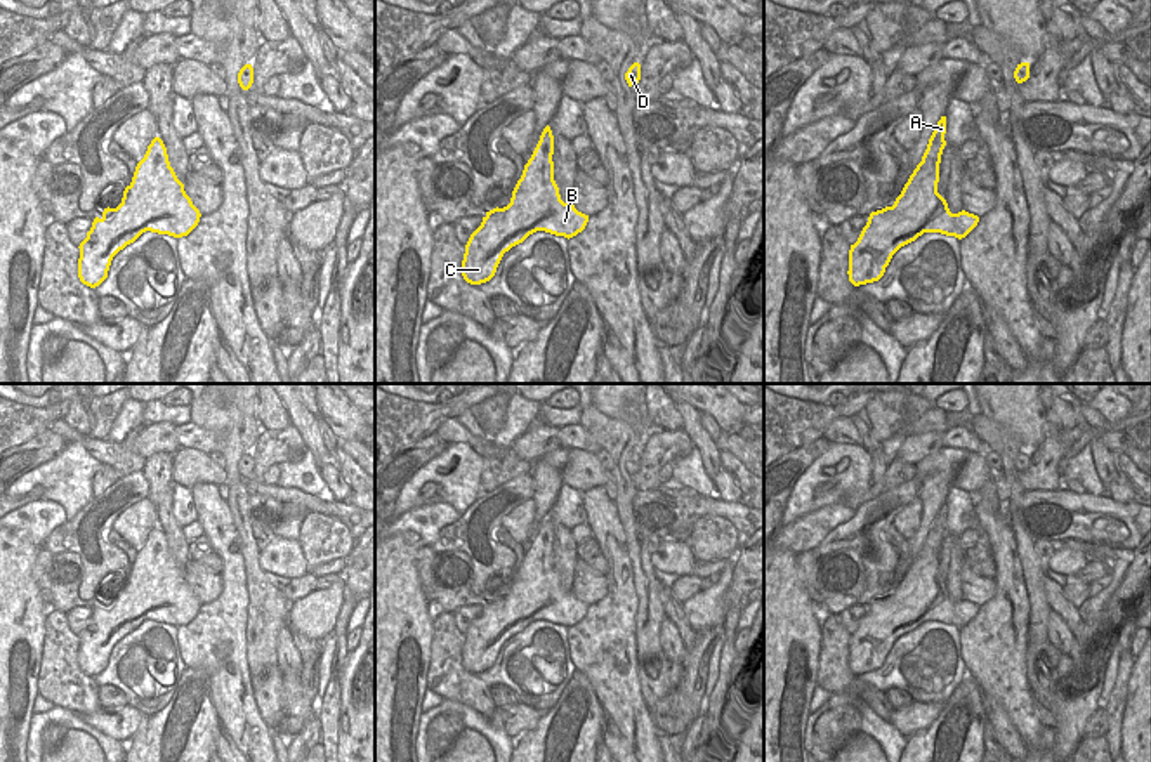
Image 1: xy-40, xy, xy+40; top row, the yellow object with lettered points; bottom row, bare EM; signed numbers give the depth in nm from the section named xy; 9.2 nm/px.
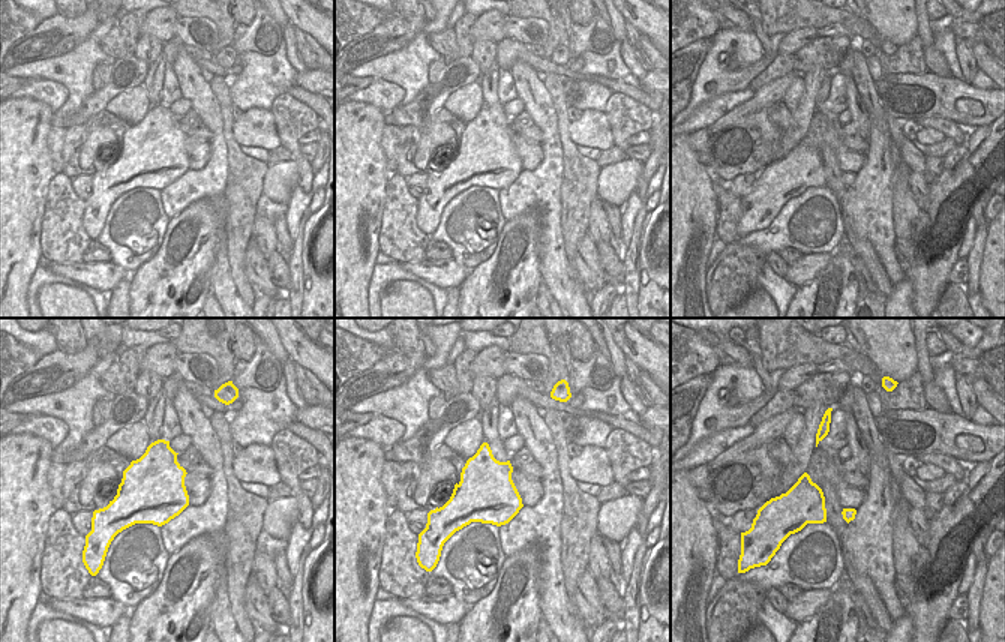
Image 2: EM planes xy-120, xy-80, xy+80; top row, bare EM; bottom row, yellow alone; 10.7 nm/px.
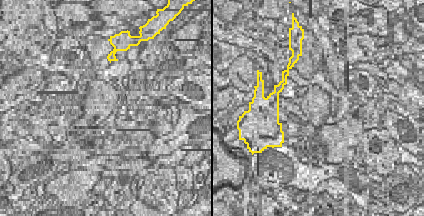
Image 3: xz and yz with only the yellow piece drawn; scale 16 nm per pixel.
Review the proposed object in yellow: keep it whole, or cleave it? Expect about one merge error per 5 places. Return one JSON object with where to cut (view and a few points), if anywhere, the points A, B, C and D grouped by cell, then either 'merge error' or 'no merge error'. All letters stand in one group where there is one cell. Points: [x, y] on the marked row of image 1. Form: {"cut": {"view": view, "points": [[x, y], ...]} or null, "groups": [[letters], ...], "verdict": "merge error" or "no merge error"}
{"cut": null, "groups": [["A", "B", "C", "D"]], "verdict": "no merge error"}

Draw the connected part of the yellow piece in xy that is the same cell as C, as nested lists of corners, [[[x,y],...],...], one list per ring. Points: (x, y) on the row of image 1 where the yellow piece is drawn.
[[[547,125],[512,191],[510,203],[486,212],[481,226],[470,234],[462,260],[467,283],[490,281],[503,253],[536,231],[569,240],[585,229],[589,215],[561,200],[552,154],[554,135]]]

